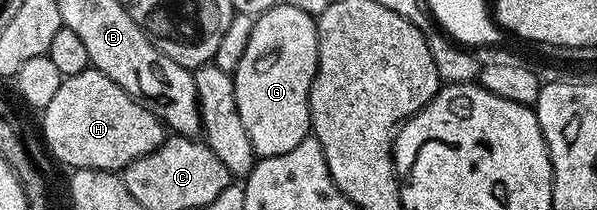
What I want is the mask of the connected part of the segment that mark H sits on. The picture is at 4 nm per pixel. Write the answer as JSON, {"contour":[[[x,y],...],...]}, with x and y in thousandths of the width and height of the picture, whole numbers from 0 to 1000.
{"contour":[[[157,329],[111,362],[69,548],[80,710],[119,805],[199,824],[229,748],[270,695],[276,657],[276,610],[261,548],[216,462],[196,386],[183,386],[176,348]]]}

